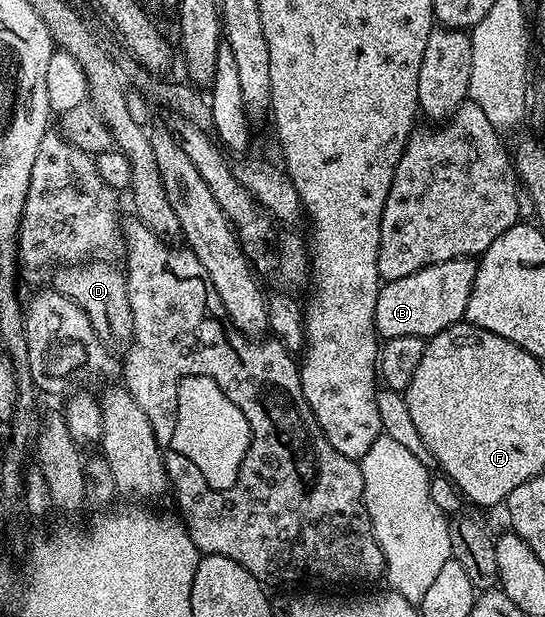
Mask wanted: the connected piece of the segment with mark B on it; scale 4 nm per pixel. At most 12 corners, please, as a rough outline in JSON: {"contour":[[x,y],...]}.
{"contour":[[454,258],[383,282],[383,340],[464,321],[476,265]]}

